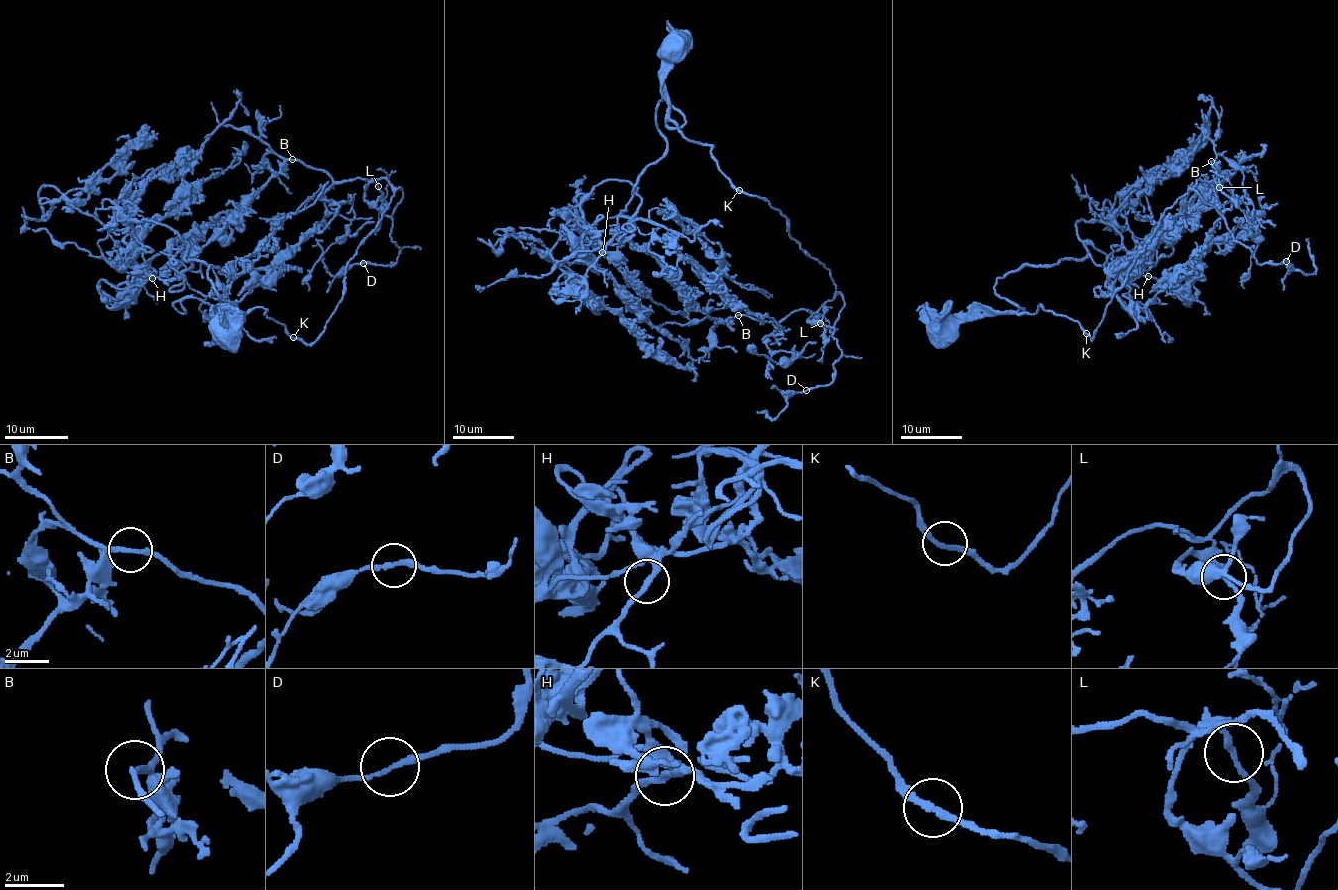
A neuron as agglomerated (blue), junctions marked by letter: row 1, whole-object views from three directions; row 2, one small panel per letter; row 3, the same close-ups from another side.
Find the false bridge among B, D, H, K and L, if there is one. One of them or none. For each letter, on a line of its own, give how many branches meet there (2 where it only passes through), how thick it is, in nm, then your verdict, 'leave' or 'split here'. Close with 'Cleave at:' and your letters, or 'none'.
B: 2 branches meet; 200 nm thick; leave
D: 2 branches meet; 200 nm thick; leave
H: 2 branches meet; 200 nm thick; leave
K: 2 branches meet; 200 nm thick; leave
L: 2 branches meet; 170 nm thick; leave
Cleave at: none

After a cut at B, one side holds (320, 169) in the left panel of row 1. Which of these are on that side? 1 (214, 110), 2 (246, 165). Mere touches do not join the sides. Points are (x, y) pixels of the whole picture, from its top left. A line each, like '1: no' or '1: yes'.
1: no
2: no

